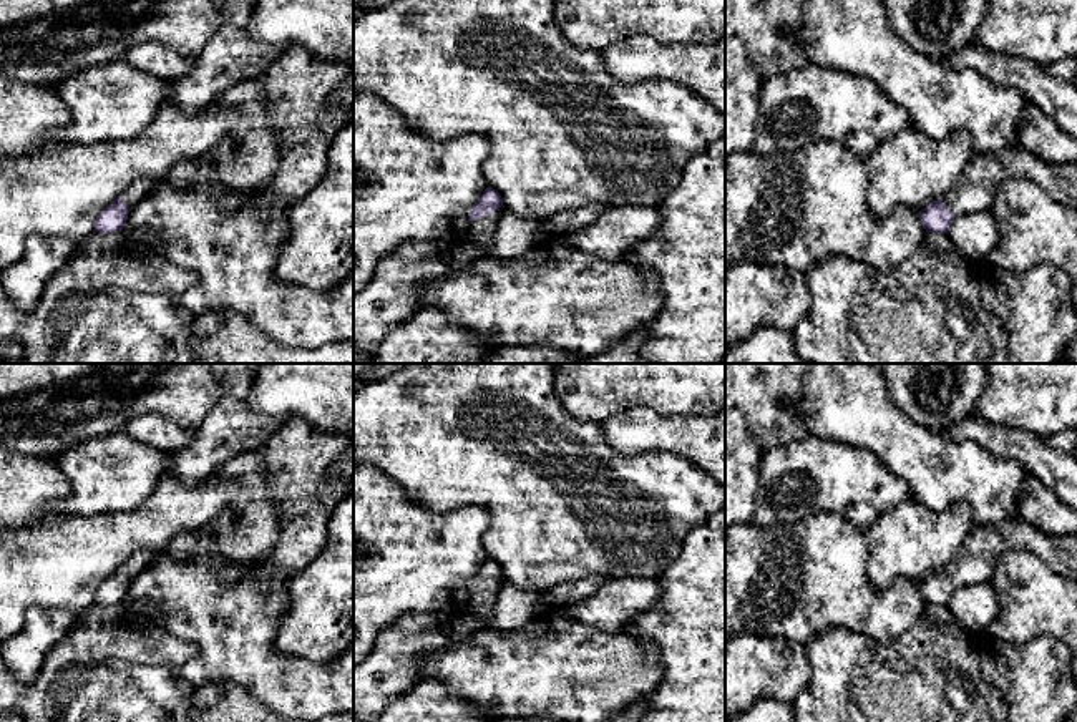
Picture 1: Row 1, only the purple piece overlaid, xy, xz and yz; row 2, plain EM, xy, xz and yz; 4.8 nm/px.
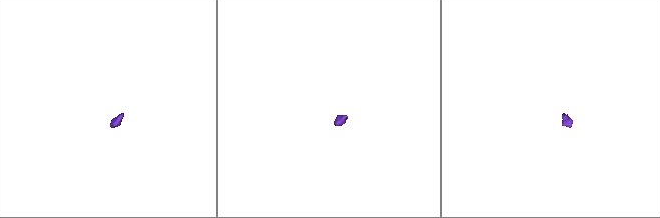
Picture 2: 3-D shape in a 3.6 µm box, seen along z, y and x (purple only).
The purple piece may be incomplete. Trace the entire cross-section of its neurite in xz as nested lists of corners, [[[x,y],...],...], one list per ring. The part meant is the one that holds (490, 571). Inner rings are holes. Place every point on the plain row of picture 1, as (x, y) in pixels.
[[[486,559],[470,581],[468,607],[453,617],[451,642],[461,642],[478,631],[488,629],[498,589],[504,584],[501,566]]]

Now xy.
[[[138,551],[131,554],[95,593],[95,602],[111,606],[123,602],[128,586],[154,558],[151,551]]]

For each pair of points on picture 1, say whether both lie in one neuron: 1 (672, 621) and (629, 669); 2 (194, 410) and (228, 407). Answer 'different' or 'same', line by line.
1: different
2: different

